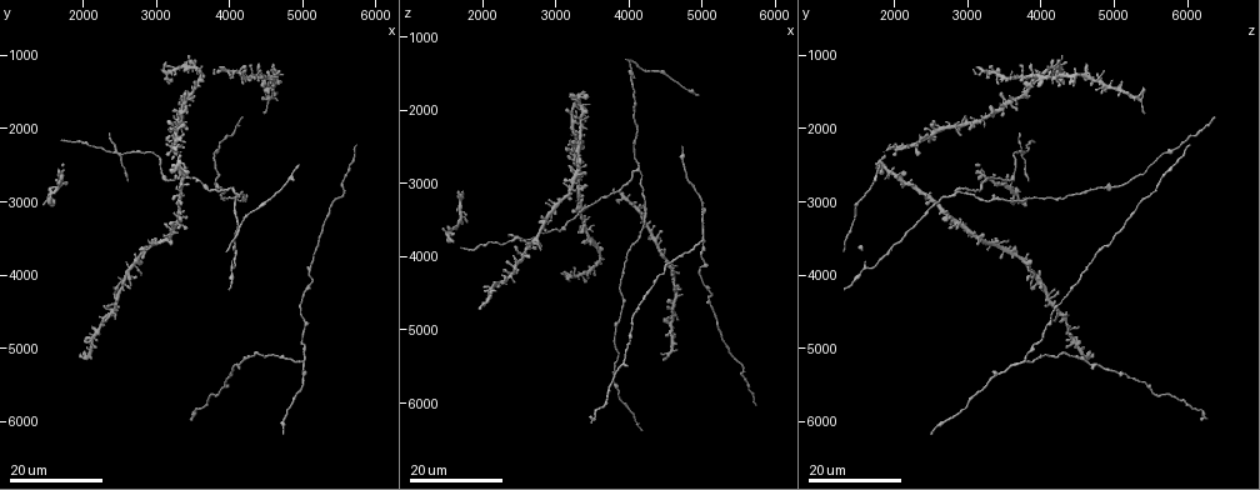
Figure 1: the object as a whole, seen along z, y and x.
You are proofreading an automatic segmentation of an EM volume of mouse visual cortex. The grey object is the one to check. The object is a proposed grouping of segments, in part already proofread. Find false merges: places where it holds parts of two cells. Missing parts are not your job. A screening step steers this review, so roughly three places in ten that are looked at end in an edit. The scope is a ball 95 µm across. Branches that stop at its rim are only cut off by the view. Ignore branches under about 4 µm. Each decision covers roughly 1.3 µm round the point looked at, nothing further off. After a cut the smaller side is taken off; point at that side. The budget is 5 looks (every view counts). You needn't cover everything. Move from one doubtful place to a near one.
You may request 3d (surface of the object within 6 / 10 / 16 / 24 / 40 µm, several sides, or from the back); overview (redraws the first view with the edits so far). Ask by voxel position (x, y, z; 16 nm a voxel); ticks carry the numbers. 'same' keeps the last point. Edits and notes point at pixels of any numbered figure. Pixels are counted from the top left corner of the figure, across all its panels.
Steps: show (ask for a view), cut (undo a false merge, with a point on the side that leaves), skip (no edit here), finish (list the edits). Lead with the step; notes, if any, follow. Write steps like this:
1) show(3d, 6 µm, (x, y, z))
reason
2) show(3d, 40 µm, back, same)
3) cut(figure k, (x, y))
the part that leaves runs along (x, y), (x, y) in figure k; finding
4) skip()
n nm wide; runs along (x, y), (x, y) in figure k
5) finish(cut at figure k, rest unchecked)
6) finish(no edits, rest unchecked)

show(3d, 16 µm, (5000, 5150, 3750))

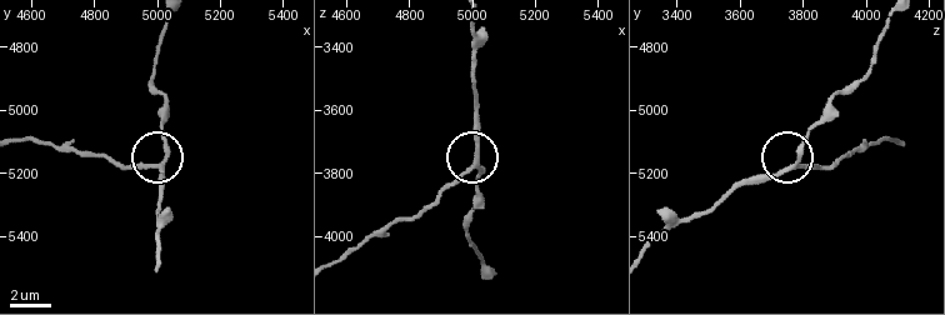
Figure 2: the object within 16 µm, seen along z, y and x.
show(3d, 6 µm, (5010, 5170, 3770))
zoom in

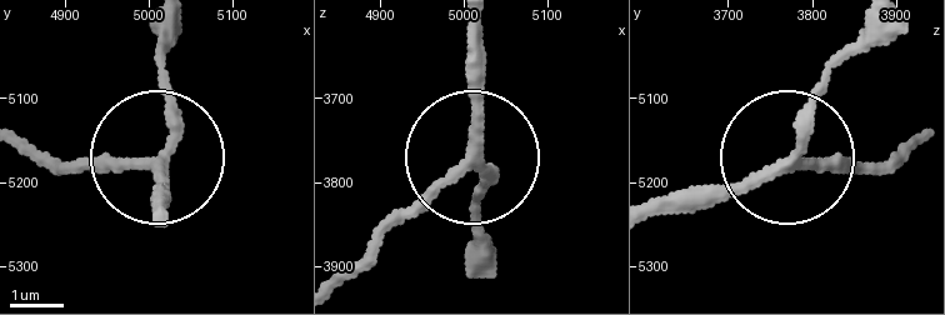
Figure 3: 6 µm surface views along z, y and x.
skip()
side arm 29 µm; runs along (883, 28), (825, 95), (803, 149), (735, 184), (654, 198) in figure 3; all the same cell

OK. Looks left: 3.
show(3d, 16 µm, (4150, 2900, 2850))
side arm on a straight run

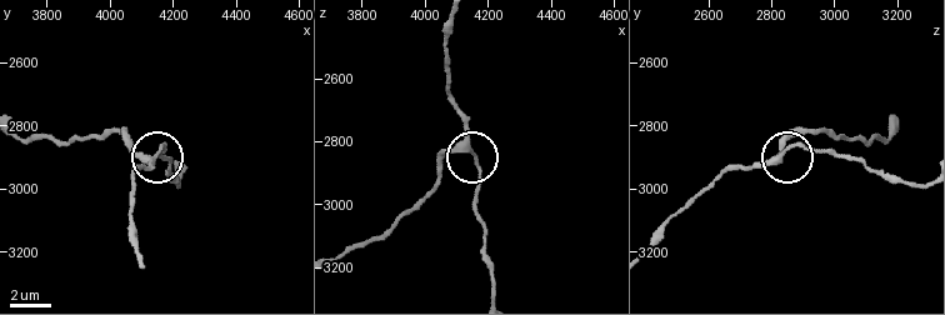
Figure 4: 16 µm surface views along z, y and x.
show(3d, 10 µm, (4130, 2900, 2820))
closer look

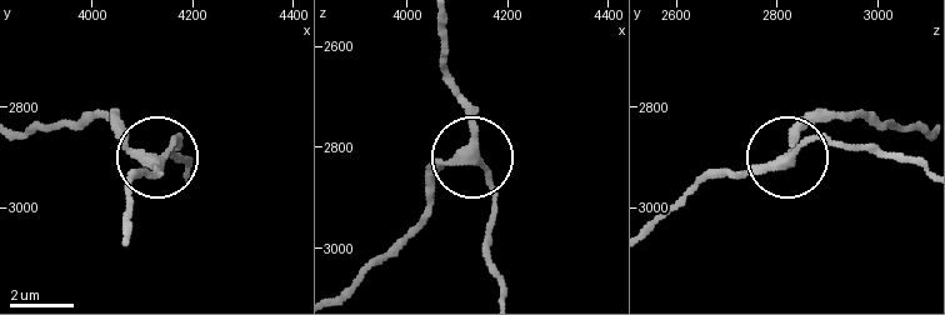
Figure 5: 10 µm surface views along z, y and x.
skip()
280 nm wide; all the same cell

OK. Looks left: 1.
finish(no edits, rest unchecked)

